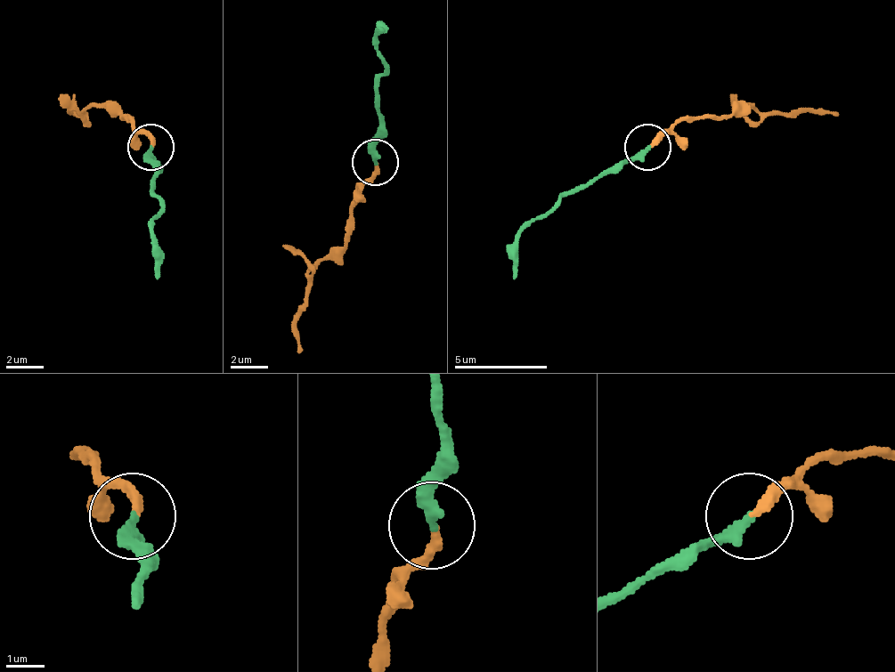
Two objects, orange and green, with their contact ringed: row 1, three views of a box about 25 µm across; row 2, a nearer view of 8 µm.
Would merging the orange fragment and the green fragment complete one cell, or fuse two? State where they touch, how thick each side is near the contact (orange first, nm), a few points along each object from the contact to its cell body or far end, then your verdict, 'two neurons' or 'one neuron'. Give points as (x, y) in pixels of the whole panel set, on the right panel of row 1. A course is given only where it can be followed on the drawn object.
at (647, 147); 240 nm thick on the orange side, 320 nm on the other; orange runs (651, 146), (684, 118), (725, 118), (748, 104), (758, 114), (836, 114); green runs (646, 146), (544, 211), (516, 238), (512, 280); two neurons

